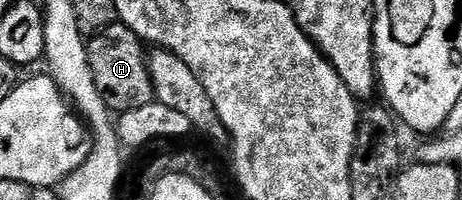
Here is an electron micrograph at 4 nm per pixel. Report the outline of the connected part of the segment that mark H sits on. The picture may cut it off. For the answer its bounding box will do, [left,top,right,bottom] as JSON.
[87,22,156,113]

